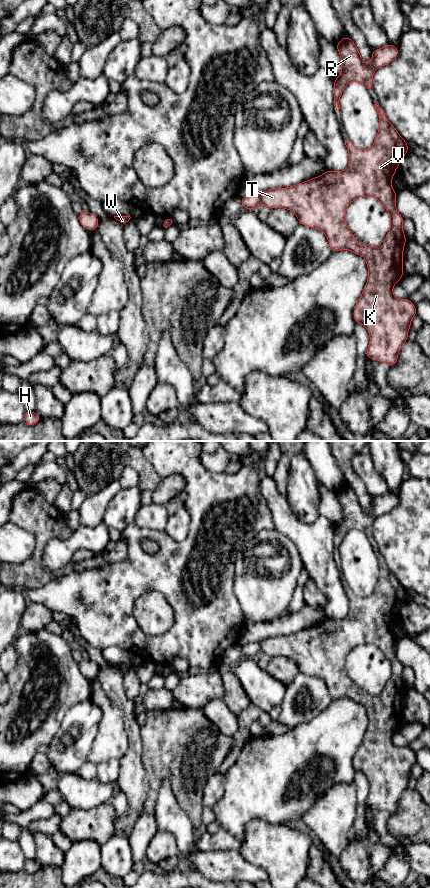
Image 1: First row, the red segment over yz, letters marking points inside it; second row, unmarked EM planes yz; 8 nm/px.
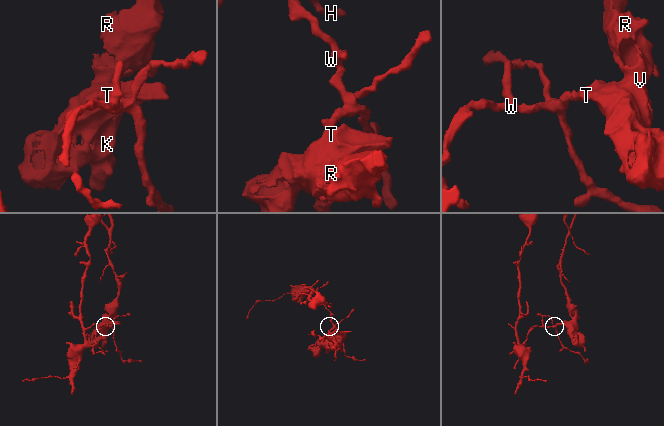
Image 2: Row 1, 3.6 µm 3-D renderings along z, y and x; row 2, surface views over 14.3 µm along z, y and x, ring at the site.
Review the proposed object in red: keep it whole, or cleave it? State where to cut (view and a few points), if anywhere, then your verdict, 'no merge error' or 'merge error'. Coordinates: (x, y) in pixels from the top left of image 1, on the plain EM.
yz (259, 643), (261, 651) | merge error

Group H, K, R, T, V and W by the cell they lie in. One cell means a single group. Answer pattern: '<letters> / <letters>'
H W / K R T V

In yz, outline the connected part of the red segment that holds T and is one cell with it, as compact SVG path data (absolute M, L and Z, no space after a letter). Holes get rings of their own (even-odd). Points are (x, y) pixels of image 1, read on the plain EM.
M379 551L374 552L379 563L378 581L370 597L357 597L355 593L347 588L345 593L349 600L349 613L344 619L332 620L325 618L322 624L317 624L310 628L301 630L286 636L271 636L264 639L261 643L261 652L271 657L284 656L295 661L301 673L323 679L329 690L332 699L349 698L362 704L367 711L368 726L363 740L355 752L354 768L361 771L369 780L370 790L365 802L366 806L395 814L398 802L405 790L408 789L408 780L411 775L411 767L417 763L416 754L410 747L399 747L393 743L394 733L404 724L403 720L403 698L406 691L406 684L403 680L404 666L396 657L396 639L392 636L391 628L403 604L407 603L408 591L400 584L399 580L387 568L383 557L378 557ZM371 644L377 647L390 663L390 679L376 695L371 695L365 691L356 692L355 683L347 676L346 658L352 649L359 645Z

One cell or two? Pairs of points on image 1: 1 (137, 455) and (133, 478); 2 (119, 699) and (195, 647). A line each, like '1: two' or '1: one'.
1: two
2: two

